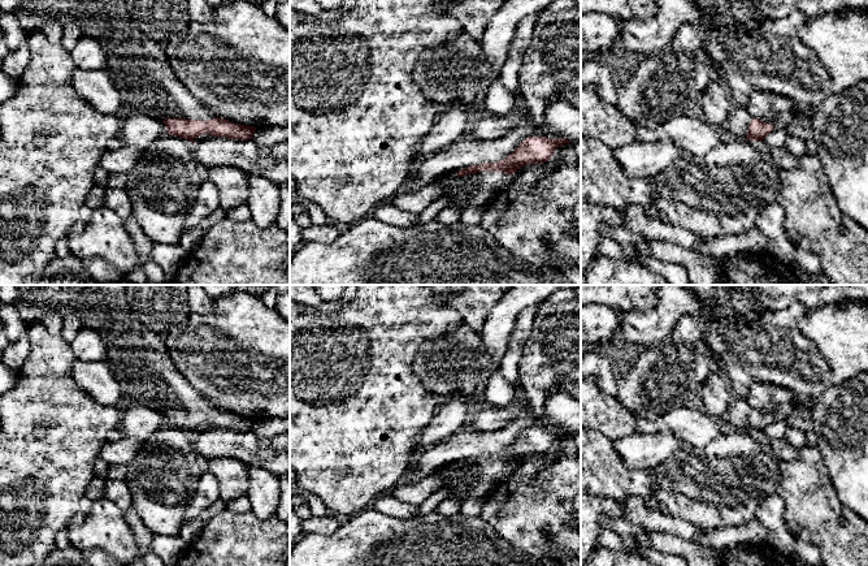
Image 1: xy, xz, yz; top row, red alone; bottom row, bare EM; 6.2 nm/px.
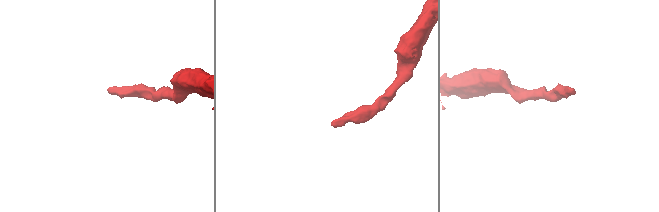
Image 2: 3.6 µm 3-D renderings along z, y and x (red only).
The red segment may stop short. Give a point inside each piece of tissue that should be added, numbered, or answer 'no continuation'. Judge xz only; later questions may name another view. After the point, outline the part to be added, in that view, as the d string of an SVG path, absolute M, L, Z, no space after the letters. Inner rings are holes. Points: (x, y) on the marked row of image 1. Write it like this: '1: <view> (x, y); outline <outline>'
1: xz (472, 190); outline M457 170L443 174L434 185L442 189L442 196L450 199L451 207L461 209L489 203L513 180L511 174L489 170L459 177Z

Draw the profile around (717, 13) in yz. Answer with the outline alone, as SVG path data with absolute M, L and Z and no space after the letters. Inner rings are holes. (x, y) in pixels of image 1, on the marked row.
M691 0L703 13L704 29L750 26L768 21L747 0Z

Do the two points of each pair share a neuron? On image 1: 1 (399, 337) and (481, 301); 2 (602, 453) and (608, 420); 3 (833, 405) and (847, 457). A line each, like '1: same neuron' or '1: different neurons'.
1: different neurons
2: different neurons
3: same neuron

